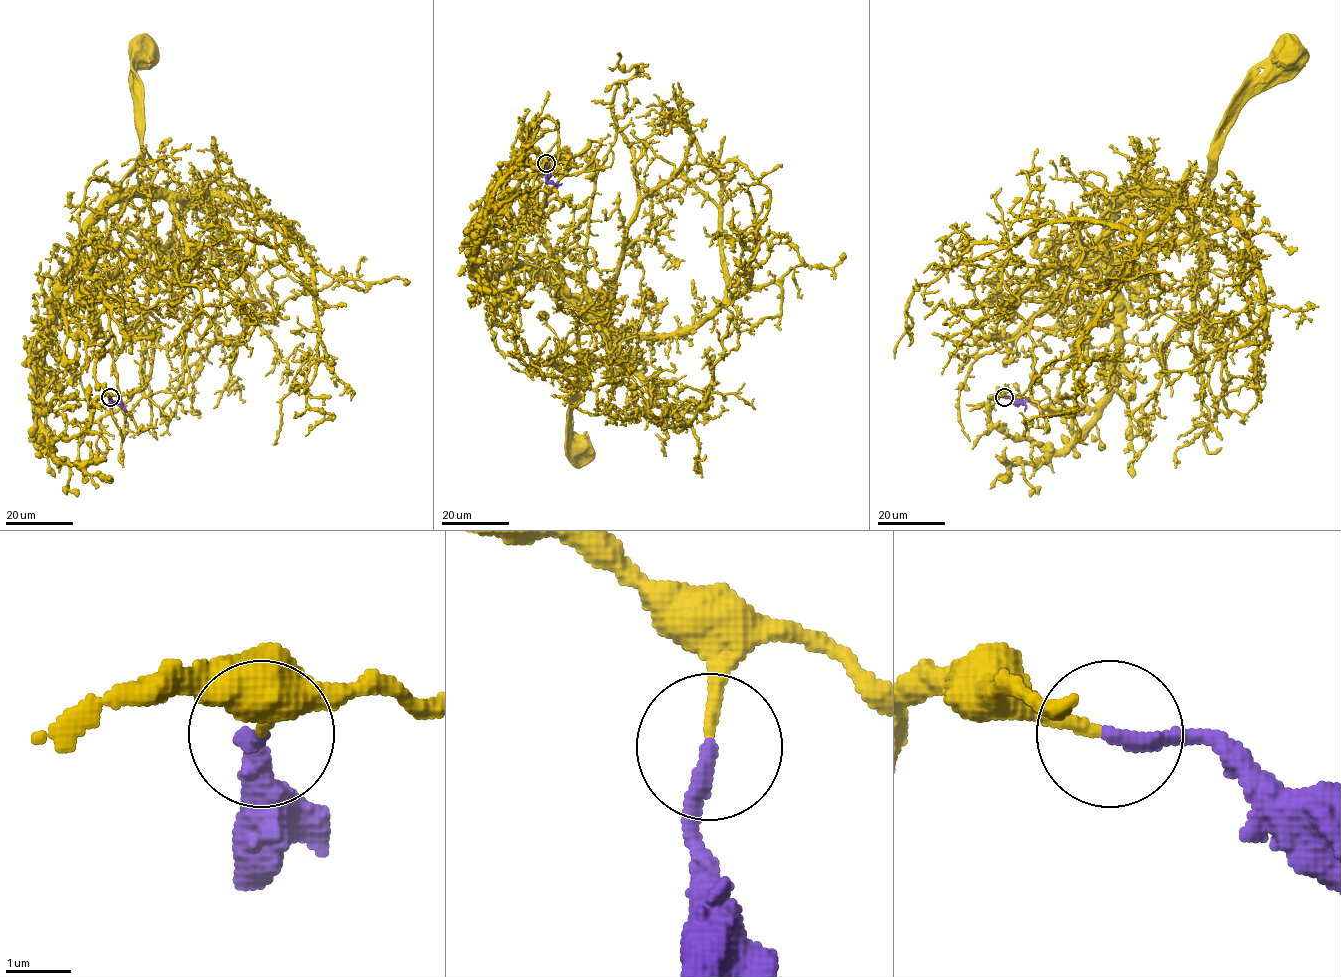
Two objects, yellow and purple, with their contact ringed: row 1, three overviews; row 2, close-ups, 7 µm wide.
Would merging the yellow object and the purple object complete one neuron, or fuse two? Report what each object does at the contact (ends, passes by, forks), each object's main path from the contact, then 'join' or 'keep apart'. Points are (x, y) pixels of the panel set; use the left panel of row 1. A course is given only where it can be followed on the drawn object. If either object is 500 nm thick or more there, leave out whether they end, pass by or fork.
yellow ends there; purple ends there; yellow runs (110, 397), (48, 448), (57, 285), (112, 204), (161, 196), (118, 193), (142, 49); purple runs (110, 397), (125, 410); join

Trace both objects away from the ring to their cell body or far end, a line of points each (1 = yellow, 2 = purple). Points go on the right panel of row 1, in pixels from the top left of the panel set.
1: (1004, 397), (989, 420), (1056, 450), (1093, 417), (1115, 358), (1112, 212), (1184, 208), (1227, 114), (1289, 49)
2: (1004, 397), (1022, 400), (1026, 404), (1024, 410)

